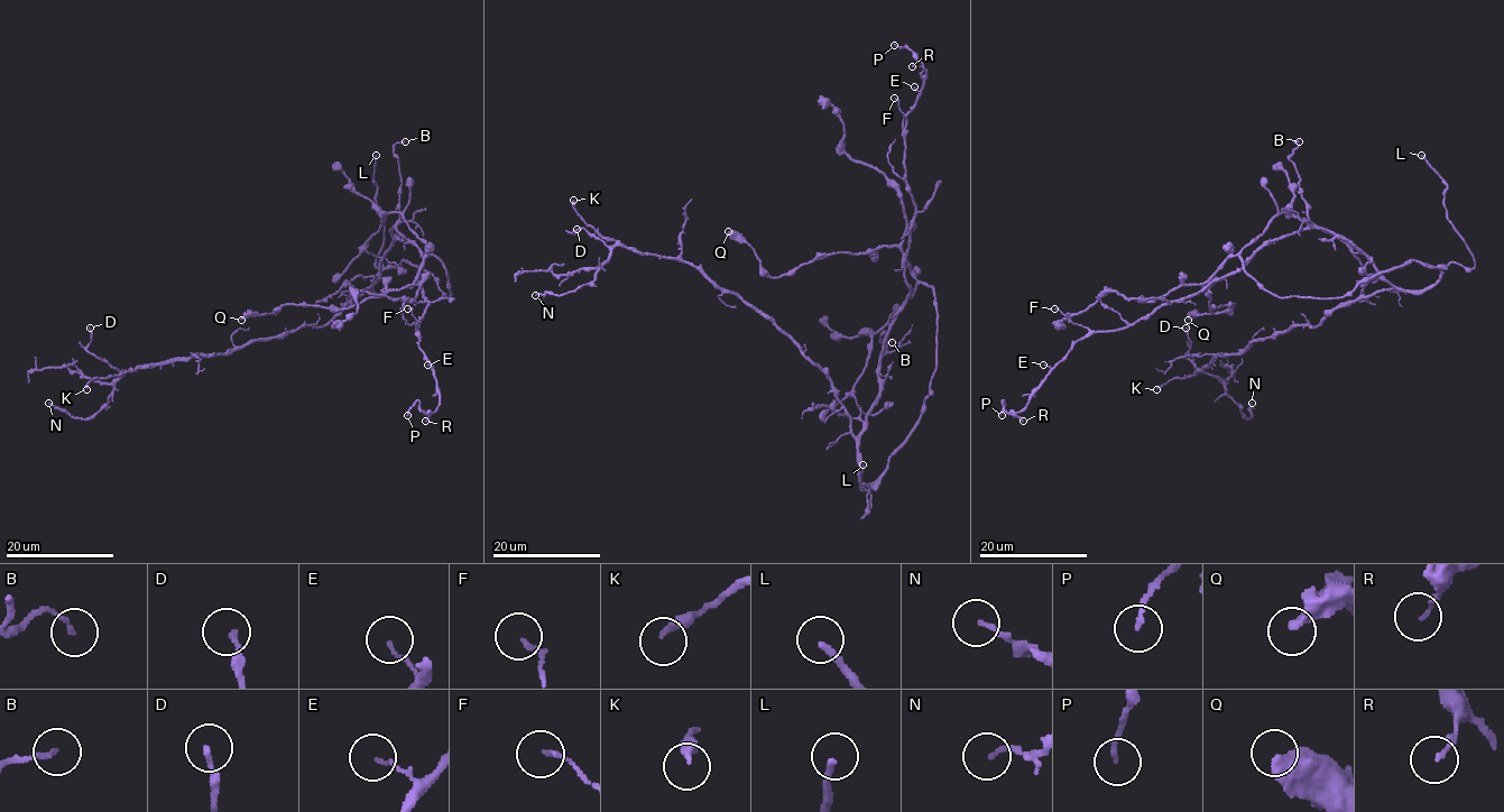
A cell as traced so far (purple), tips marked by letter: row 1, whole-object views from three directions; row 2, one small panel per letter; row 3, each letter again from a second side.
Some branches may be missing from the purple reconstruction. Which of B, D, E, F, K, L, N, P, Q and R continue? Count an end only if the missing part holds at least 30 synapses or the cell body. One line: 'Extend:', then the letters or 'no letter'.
Extend: L

